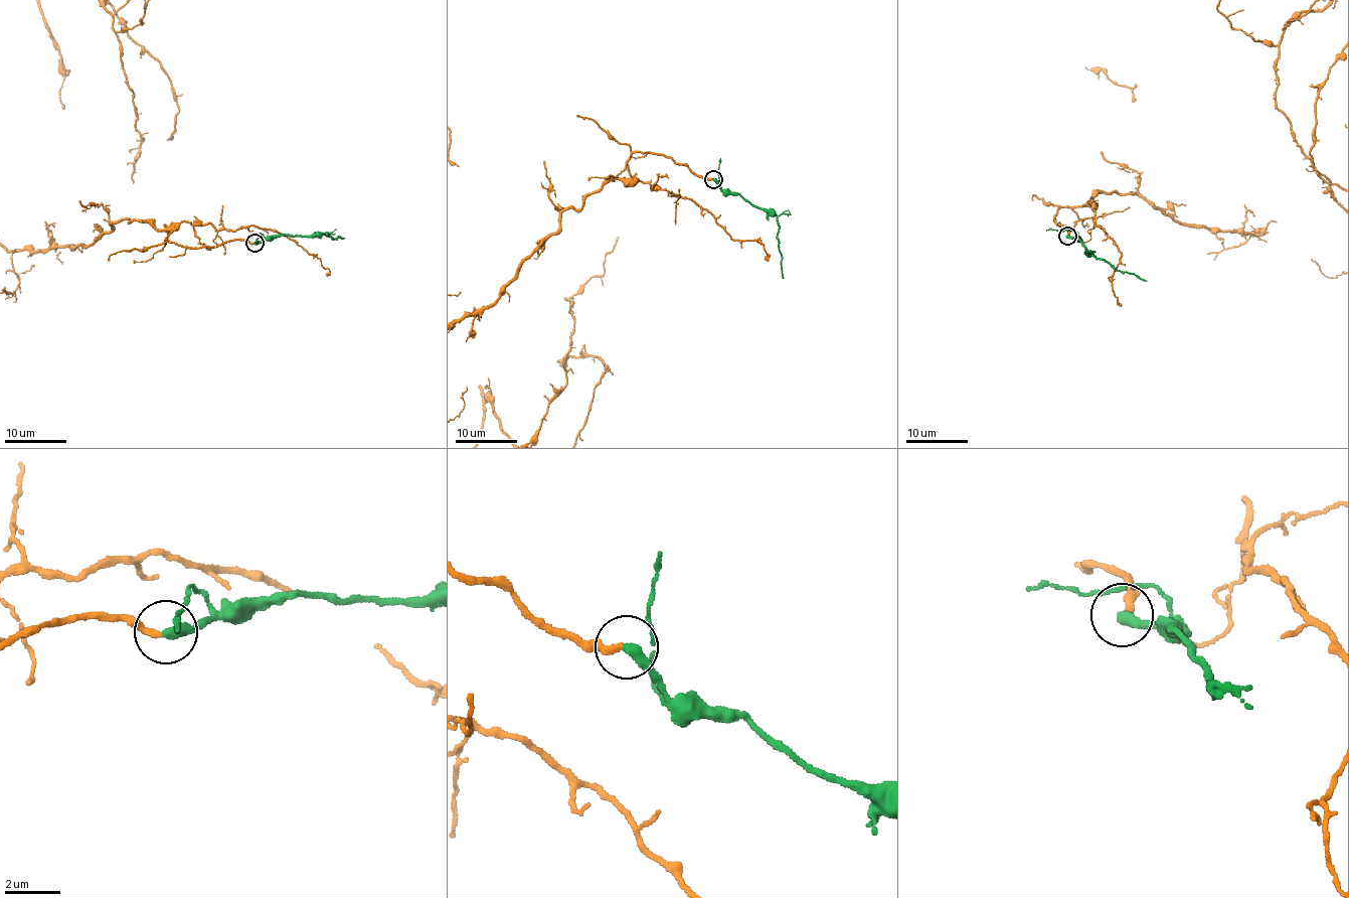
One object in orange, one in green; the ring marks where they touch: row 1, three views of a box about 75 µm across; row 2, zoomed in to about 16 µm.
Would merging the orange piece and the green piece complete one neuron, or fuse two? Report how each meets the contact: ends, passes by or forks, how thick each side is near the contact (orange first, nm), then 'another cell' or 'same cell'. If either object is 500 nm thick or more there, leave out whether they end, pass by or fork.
orange ends; green ends; calibres 240 and 400 nm; same cell

